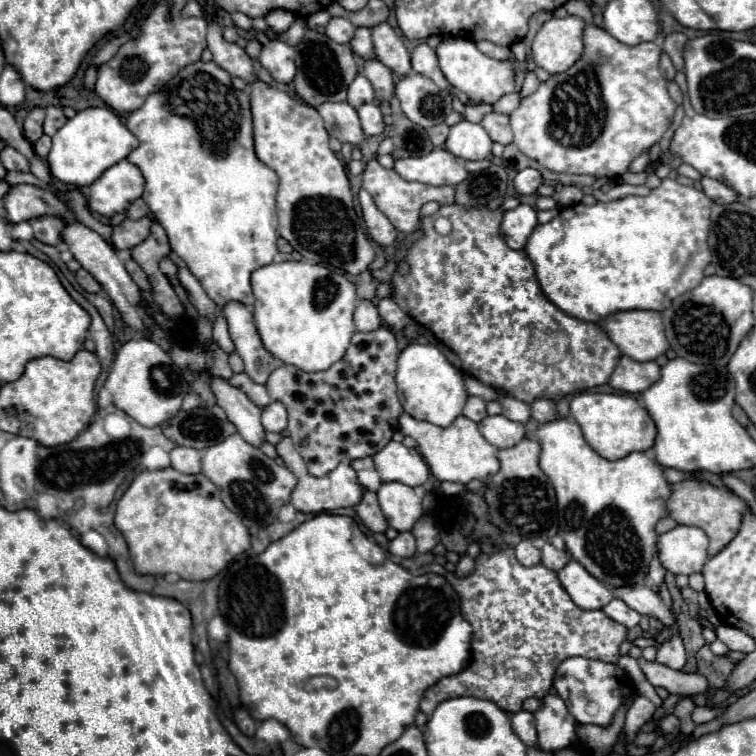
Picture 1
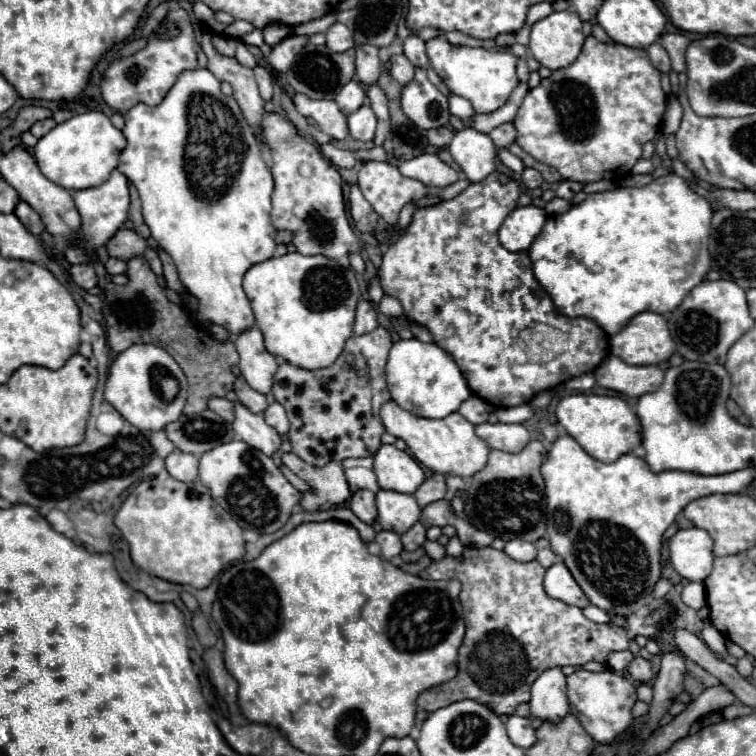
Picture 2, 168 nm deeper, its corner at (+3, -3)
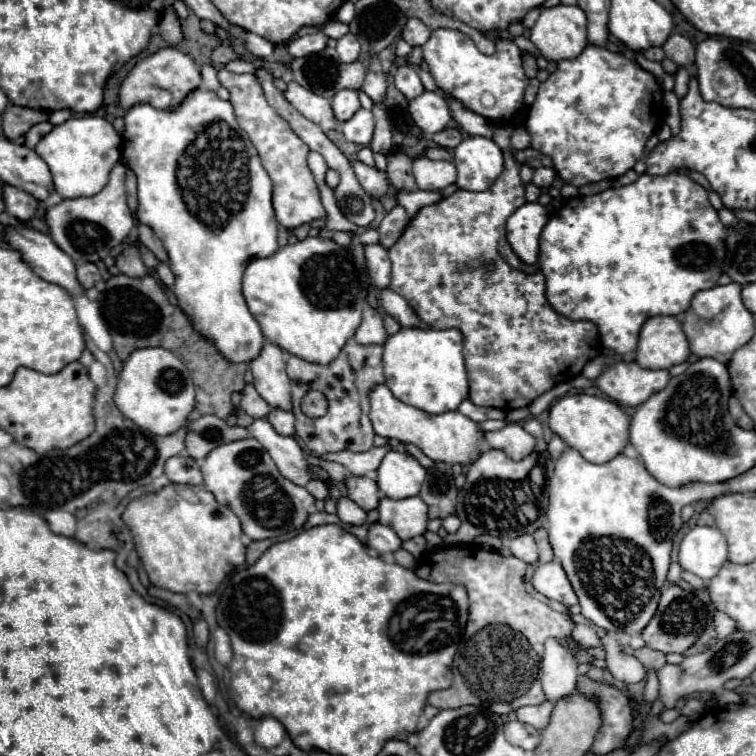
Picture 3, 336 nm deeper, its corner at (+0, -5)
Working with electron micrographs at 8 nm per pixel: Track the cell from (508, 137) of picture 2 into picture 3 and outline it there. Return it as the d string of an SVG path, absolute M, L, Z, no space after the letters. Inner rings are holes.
M516 127L510 141L512 141L512 149L516 149L516 151L530 147L530 135L528 135L528 131L524 127Z

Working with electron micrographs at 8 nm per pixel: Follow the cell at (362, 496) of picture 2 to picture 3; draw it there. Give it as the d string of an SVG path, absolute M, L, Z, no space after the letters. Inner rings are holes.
M346 477L346 491L348 497L358 503L364 511L376 509L378 501L380 501L380 489L376 485L376 481L368 479L368 477Z

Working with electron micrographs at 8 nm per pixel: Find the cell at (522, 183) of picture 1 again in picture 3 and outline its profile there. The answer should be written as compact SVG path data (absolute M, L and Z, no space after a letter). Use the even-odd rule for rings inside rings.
M538 167L538 169L534 169L532 183L534 183L536 187L540 187L540 189L546 189L546 187L552 185L554 177L556 177L556 171L554 171L552 167Z

